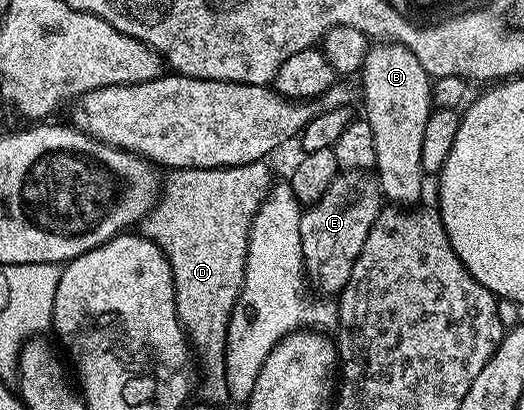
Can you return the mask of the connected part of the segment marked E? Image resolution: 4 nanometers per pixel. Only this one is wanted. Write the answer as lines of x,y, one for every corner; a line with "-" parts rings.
340,170
330,188
313,206
300,215
302,256
307,281
316,282
321,295
336,296
343,290
350,272
354,272
354,260
370,236
370,228
382,209
380,184
371,173
362,170

